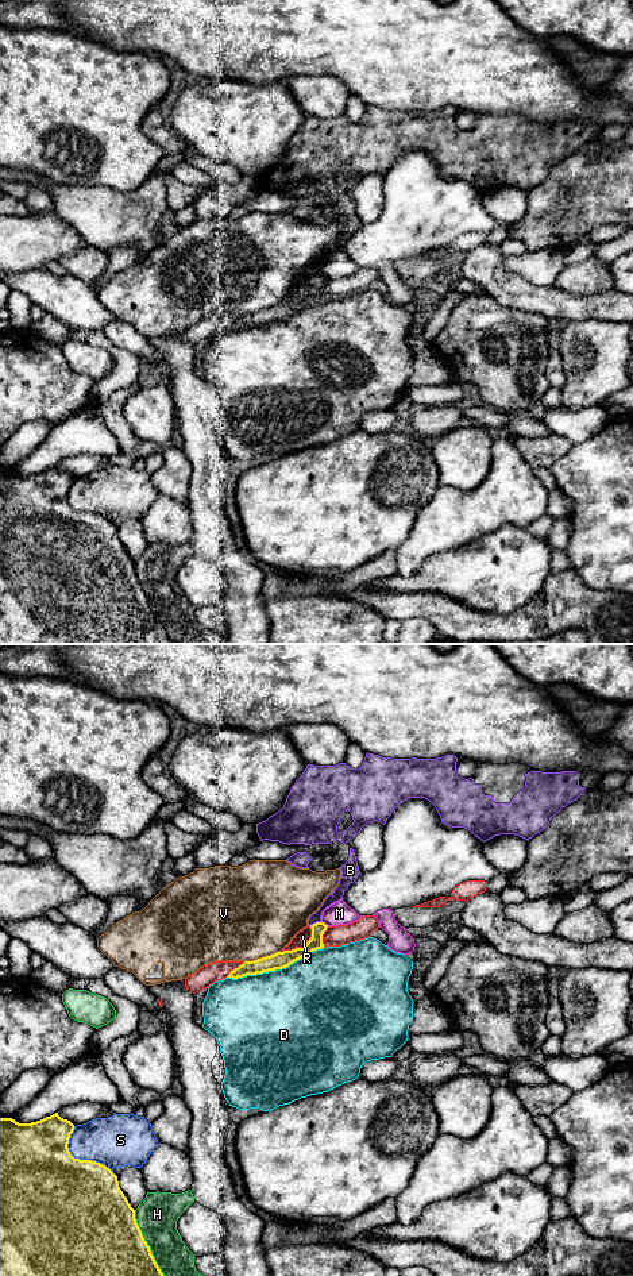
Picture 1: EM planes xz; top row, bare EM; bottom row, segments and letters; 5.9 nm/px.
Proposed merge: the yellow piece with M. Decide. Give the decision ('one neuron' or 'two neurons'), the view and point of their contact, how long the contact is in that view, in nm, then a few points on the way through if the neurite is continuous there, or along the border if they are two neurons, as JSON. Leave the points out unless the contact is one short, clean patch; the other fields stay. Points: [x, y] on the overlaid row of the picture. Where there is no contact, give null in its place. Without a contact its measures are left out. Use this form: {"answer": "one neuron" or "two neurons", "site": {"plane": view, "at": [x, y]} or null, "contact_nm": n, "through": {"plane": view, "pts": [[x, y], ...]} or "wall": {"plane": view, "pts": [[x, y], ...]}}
{"answer": "two neurons", "site": {"plane": "xz", "at": [324, 924]}, "contact_nm": 50, "wall": {"plane": "xz", "pts": [[321, 921], [328, 925]]}}

